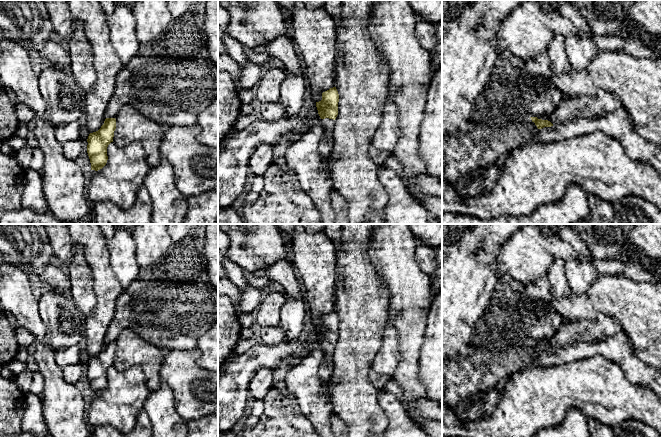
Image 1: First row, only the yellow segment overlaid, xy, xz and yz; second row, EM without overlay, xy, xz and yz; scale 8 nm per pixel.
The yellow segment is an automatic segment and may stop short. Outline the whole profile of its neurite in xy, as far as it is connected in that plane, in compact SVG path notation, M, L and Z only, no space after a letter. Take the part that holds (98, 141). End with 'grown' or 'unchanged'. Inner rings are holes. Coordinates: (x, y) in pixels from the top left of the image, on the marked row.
M106 118L101 128L90 133L87 139L87 153L91 163L91 170L102 169L108 160L107 147L113 142L116 119Z | unchanged

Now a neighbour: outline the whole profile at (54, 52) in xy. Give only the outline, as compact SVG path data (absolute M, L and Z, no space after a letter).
M56 38L48 40L38 50L48 65L69 68L71 59L64 43Z

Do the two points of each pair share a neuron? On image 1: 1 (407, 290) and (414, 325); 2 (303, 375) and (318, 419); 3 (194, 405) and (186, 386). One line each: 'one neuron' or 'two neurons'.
1: one neuron
2: one neuron
3: one neuron

